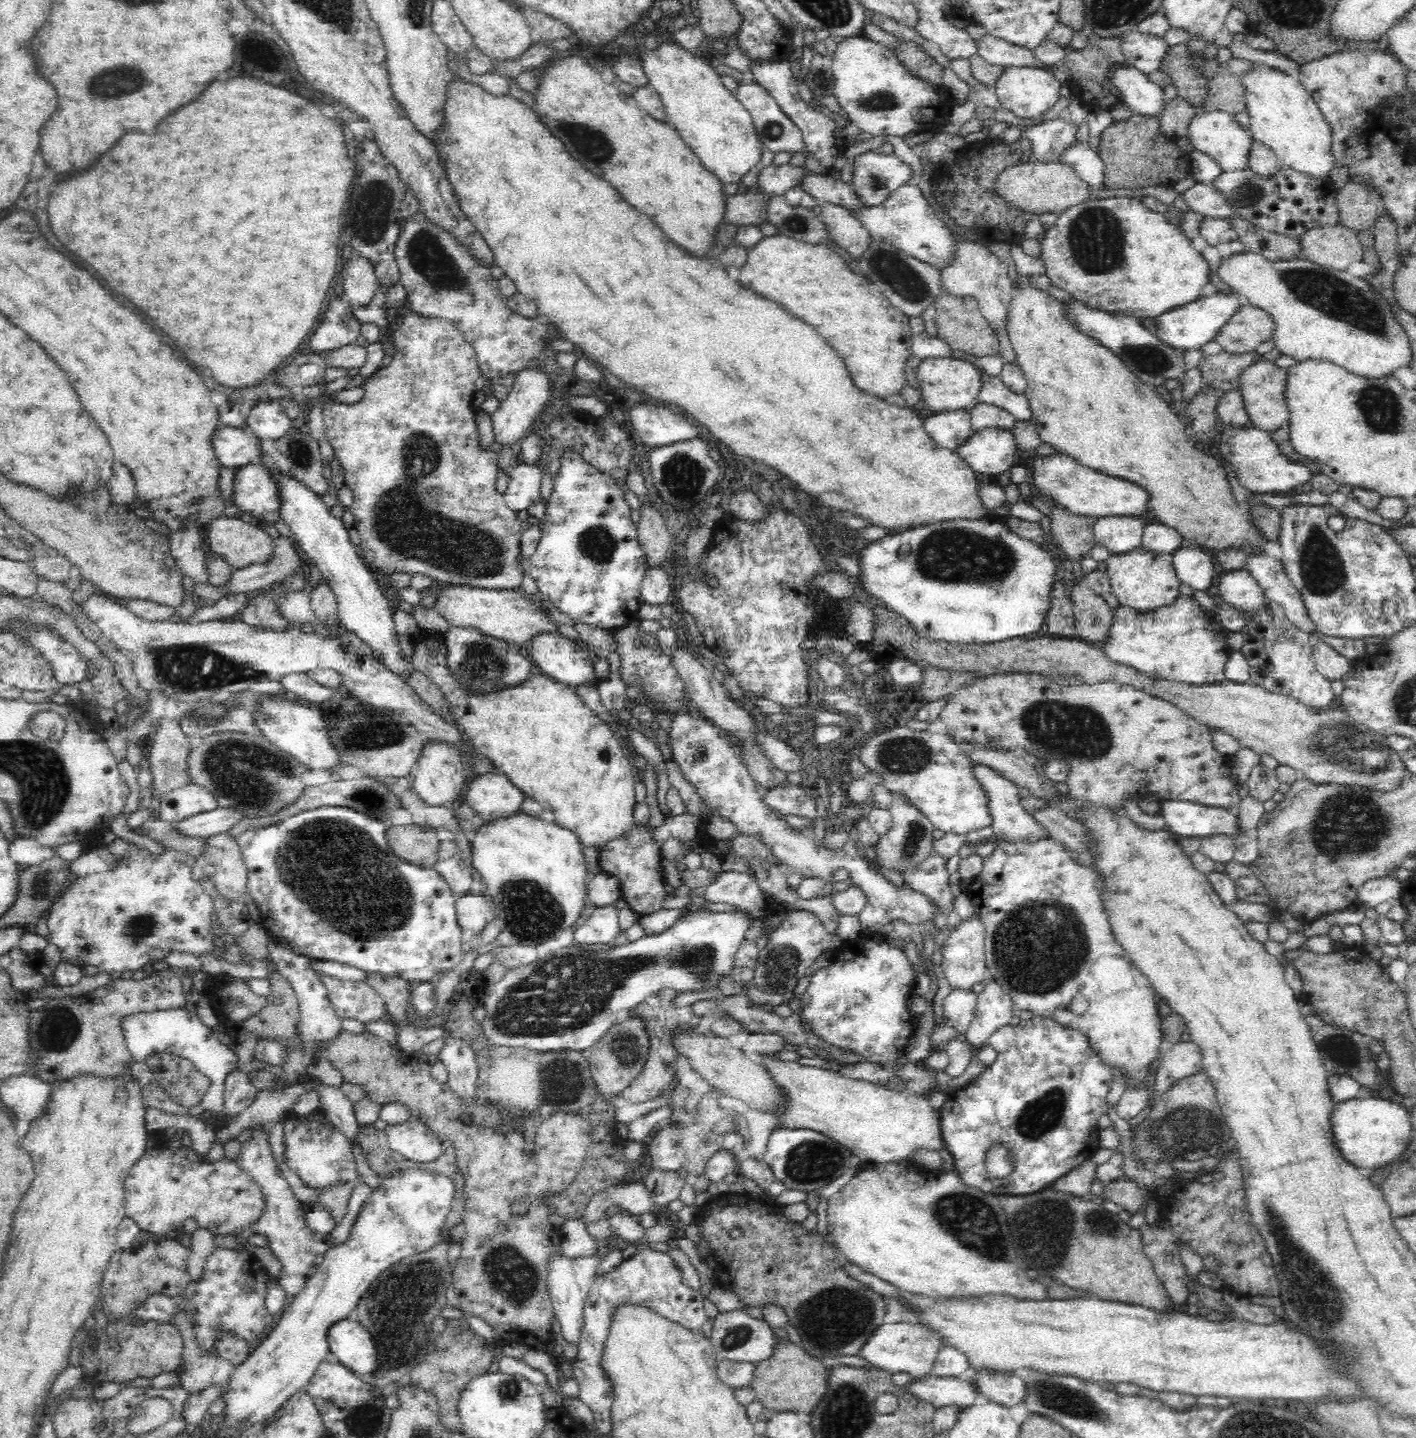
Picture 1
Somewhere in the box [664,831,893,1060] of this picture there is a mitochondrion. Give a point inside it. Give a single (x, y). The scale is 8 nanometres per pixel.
(778, 968)

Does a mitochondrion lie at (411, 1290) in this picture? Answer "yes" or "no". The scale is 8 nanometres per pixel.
yes

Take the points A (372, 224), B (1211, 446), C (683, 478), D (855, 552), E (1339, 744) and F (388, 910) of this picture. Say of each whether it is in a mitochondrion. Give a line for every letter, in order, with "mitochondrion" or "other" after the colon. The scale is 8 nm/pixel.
A: mitochondrion
B: other
C: mitochondrion
D: other
E: mitochondrion
F: mitochondrion

